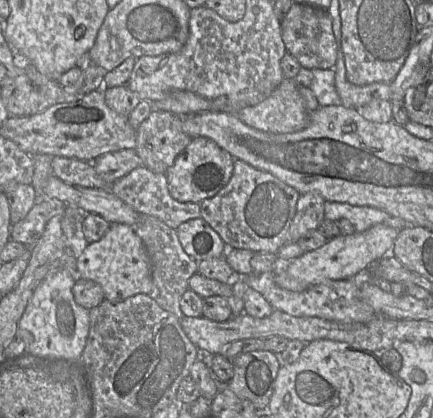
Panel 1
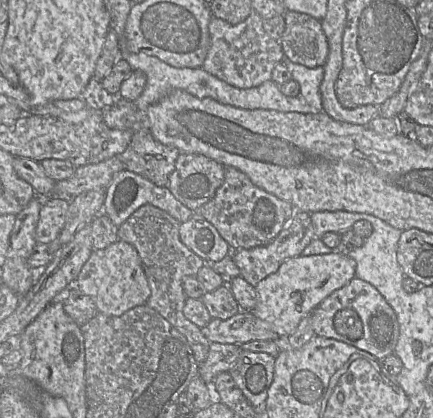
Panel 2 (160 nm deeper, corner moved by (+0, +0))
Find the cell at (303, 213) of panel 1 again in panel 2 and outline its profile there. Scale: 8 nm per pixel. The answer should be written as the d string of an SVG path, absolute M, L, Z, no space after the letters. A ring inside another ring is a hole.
M295 211L289 223L268 245L252 249L233 250L231 254L235 264L240 270L240 276L255 287L267 276L275 273L285 260L300 256L302 251L314 238L311 214L304 211Z

